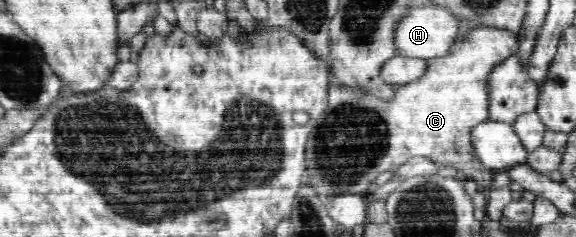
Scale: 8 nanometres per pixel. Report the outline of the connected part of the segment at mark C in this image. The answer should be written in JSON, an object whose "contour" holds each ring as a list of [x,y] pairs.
{"contour":[[[474,26],[451,46],[451,51],[446,56],[429,58],[428,70],[424,76],[400,86],[398,92],[390,98],[392,102],[376,100],[376,97],[367,94],[356,95],[352,88],[340,86],[339,82],[329,76],[328,104],[308,136],[306,146],[305,174],[312,180],[310,188],[314,188],[319,200],[324,200],[324,196],[332,192],[367,197],[380,173],[394,171],[394,168],[402,167],[408,158],[414,156],[428,156],[439,168],[452,167],[464,180],[476,180],[486,189],[492,189],[494,171],[484,169],[482,162],[475,157],[470,130],[476,124],[490,120],[487,74],[496,63],[515,54],[519,45],[517,42],[515,32]]]}

